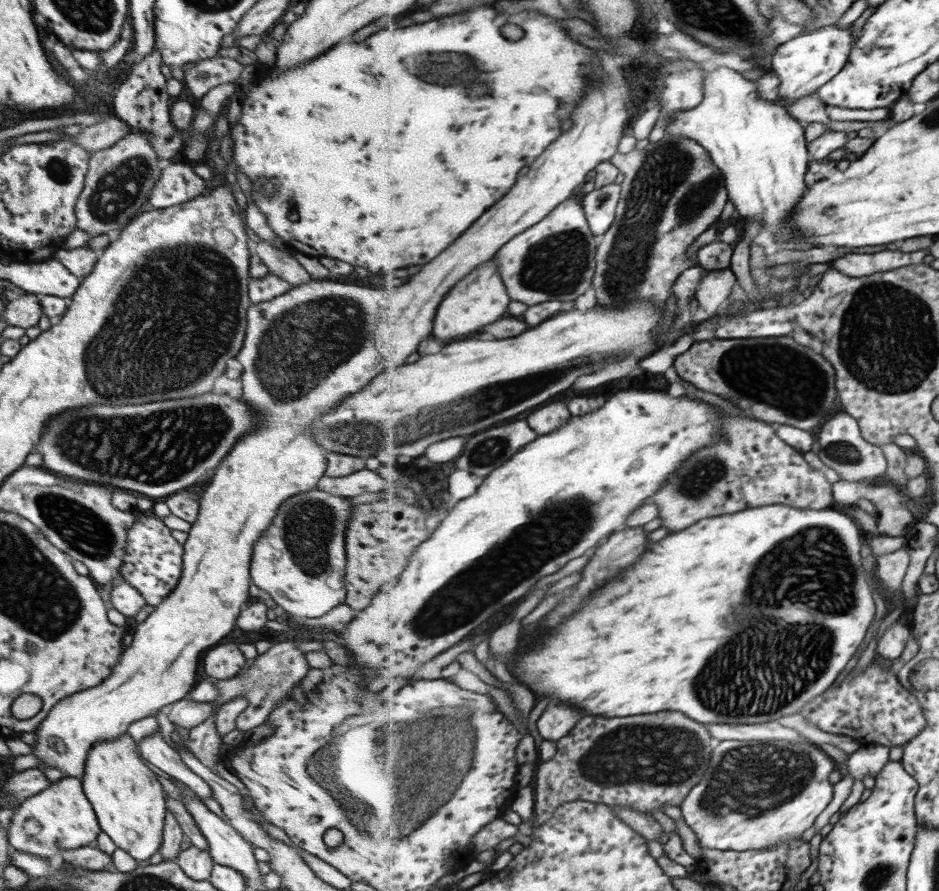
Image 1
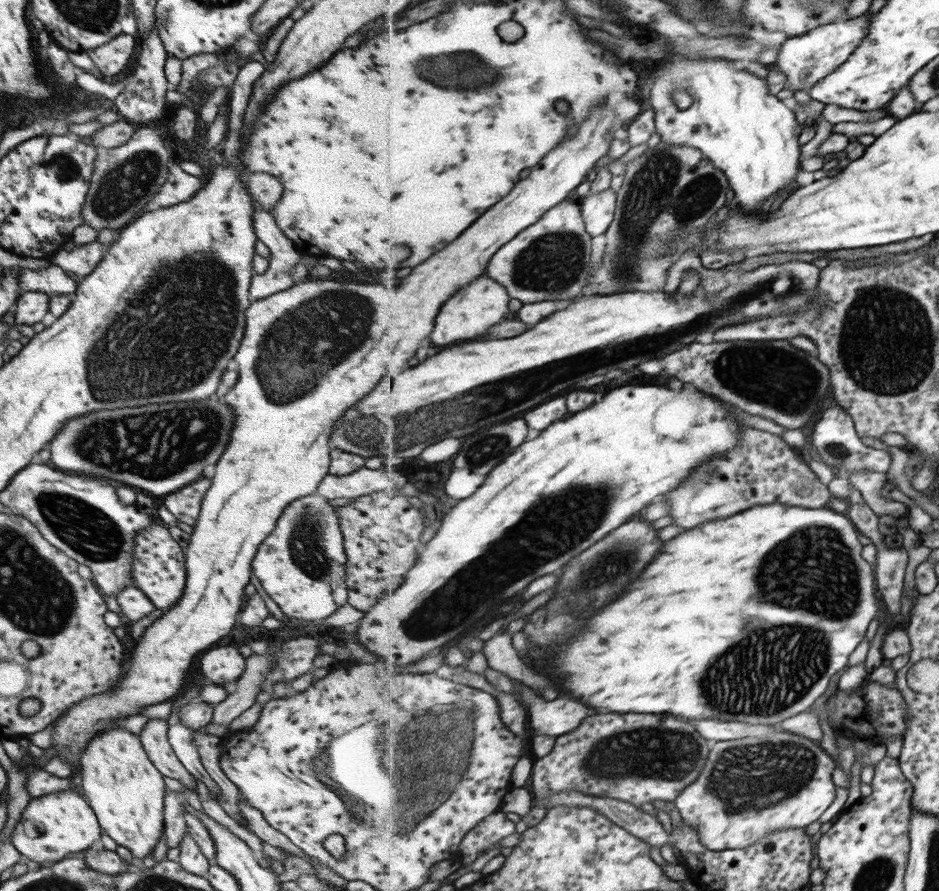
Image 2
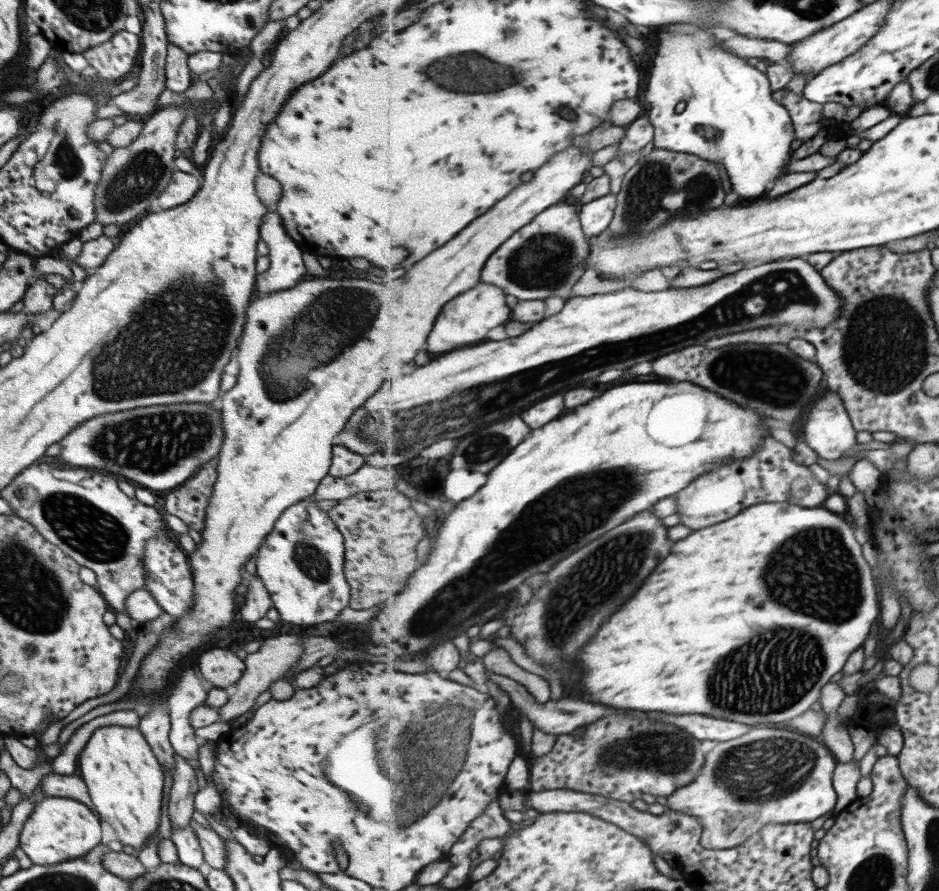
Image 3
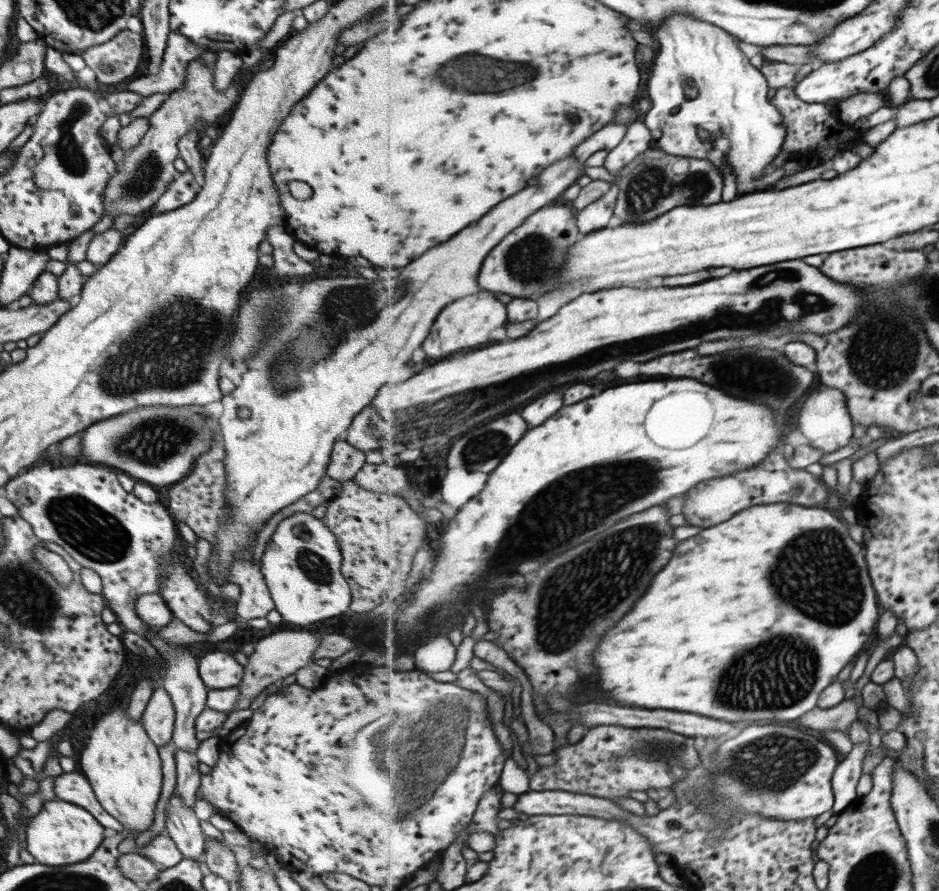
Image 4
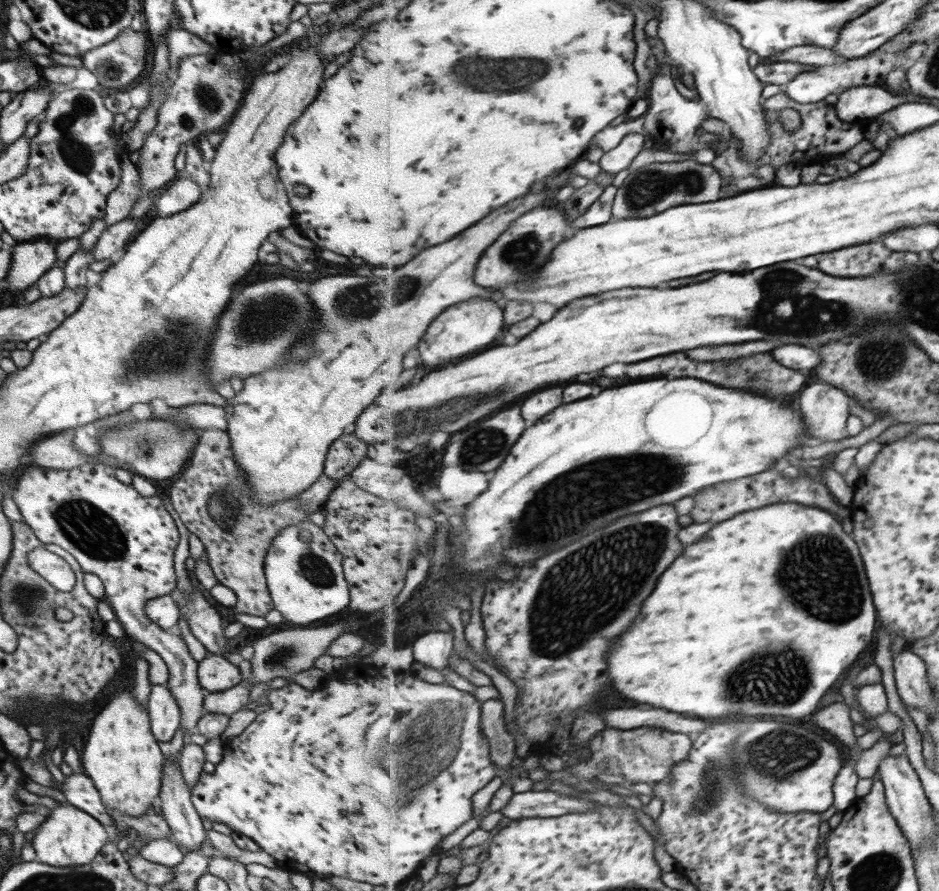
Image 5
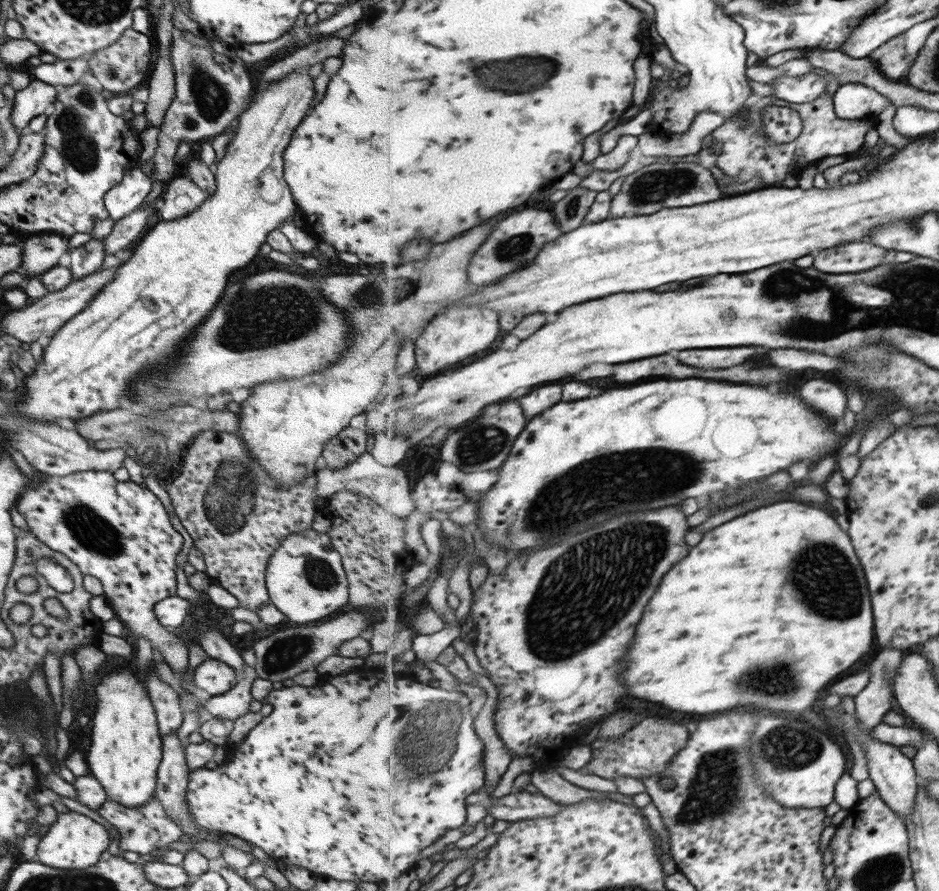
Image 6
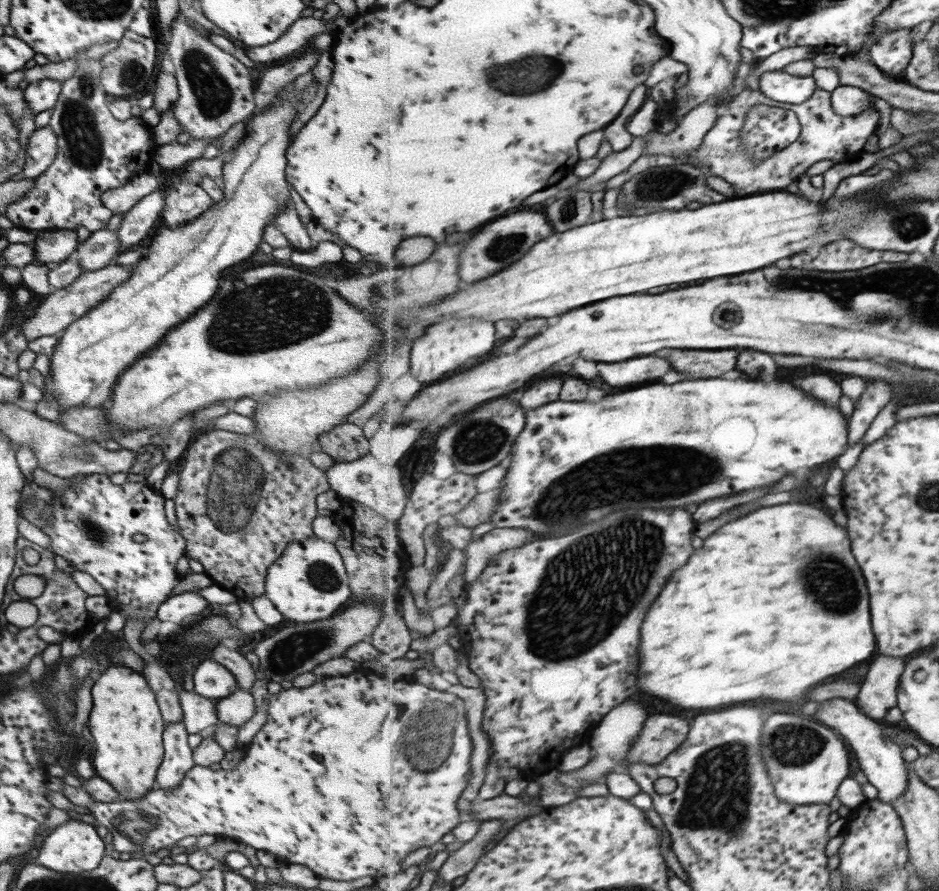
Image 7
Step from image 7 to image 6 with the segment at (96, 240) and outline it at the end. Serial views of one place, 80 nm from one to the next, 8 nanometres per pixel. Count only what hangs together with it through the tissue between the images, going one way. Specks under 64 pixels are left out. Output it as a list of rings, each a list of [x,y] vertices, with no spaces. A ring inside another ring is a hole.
[[[103,239],[89,240],[78,248],[69,250],[69,268],[72,280],[91,274],[100,268],[105,252],[103,252]]]

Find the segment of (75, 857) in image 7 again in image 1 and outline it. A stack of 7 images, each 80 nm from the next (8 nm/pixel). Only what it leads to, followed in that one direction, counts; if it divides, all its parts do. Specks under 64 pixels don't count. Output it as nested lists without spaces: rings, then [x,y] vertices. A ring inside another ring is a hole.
[[[62,776],[45,790],[18,804],[8,824],[6,840],[15,850],[23,850],[41,859],[48,859],[62,848],[71,850],[88,846],[94,842],[100,831],[95,813],[83,794],[79,779]]]

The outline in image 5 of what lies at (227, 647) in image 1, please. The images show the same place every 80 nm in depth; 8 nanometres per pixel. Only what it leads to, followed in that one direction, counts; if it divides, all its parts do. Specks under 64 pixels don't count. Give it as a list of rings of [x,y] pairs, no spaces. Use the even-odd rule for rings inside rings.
[[[209,654],[197,662],[196,677],[201,688],[208,692],[219,692],[235,686],[241,680],[241,673],[225,657]]]

